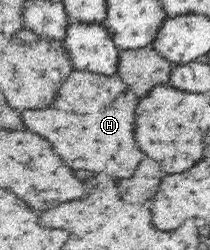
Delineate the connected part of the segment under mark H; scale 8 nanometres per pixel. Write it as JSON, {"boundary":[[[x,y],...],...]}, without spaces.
{"boundary":[[[72,71],[60,88],[58,98],[46,110],[24,110],[22,120],[28,130],[38,132],[46,140],[52,142],[54,150],[62,156],[64,164],[74,170],[90,170],[90,172],[108,172],[114,178],[130,178],[138,164],[146,158],[134,140],[134,116],[136,116],[138,98],[132,89],[116,74],[101,75],[90,71]]]}

